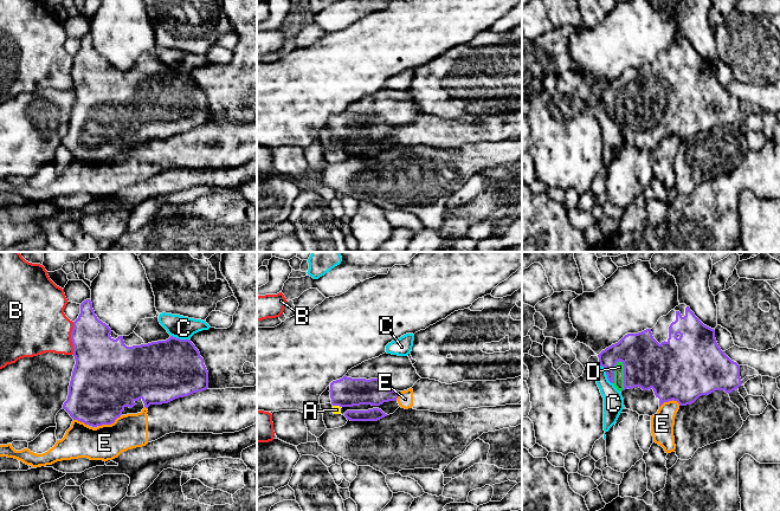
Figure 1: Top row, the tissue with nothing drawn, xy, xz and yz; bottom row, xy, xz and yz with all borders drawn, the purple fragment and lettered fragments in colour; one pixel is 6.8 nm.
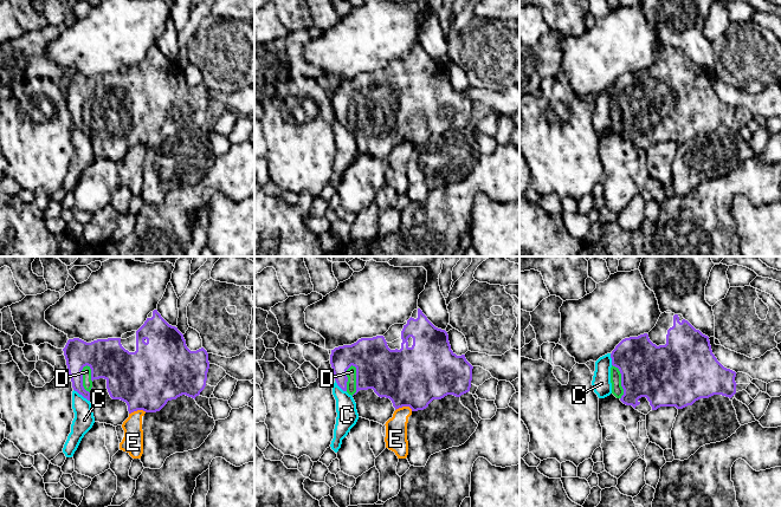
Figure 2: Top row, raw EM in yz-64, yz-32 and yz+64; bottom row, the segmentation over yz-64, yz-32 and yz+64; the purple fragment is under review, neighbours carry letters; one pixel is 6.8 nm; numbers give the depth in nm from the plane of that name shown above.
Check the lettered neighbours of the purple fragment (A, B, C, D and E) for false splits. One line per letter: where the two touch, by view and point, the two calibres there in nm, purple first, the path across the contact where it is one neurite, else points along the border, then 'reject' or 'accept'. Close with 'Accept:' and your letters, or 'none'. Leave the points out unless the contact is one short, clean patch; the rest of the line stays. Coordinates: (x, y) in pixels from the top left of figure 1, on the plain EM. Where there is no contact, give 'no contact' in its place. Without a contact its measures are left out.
A: xz (337, 140) | 200/60 nm | along xz (333, 140), (341, 142) | reject
B: xy (71, 73) | 340/380 nm | reject
C: yz (606, 109) | 260/140 nm | along yz (600, 99), (605, 105), (606, 112), (612, 118) | reject
D: yz (624, 110) | 320/70 nm | accept
E: xy (109, 159) | 420/240 nm | reject
Accept: D

